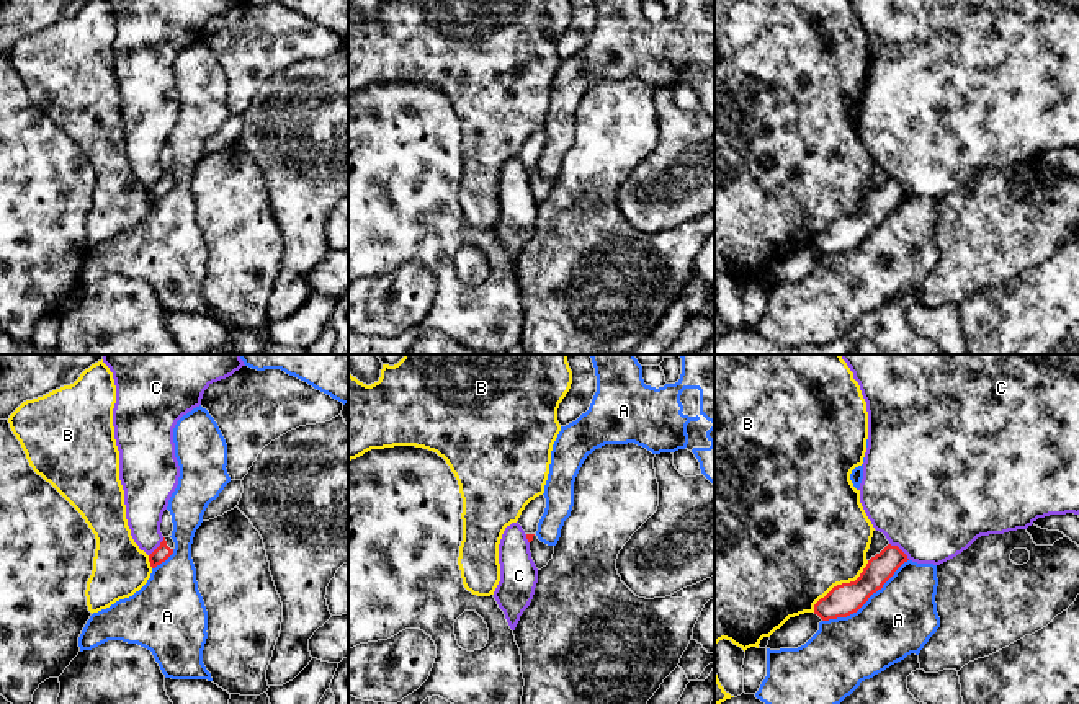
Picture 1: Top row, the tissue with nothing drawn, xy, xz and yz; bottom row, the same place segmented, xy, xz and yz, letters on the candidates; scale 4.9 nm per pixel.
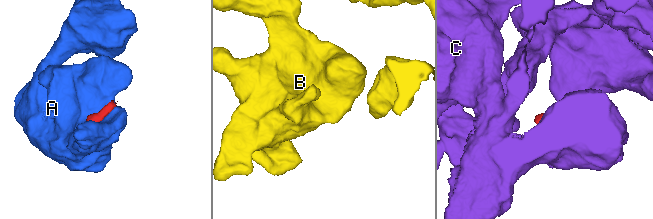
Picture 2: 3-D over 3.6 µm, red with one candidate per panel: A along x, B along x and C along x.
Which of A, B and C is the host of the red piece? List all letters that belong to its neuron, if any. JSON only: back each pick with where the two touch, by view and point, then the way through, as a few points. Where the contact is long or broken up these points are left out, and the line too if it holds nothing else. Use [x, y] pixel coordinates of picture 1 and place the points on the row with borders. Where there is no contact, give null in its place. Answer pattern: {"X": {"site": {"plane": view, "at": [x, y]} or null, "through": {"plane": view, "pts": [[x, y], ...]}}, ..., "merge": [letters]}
{"merge": []}

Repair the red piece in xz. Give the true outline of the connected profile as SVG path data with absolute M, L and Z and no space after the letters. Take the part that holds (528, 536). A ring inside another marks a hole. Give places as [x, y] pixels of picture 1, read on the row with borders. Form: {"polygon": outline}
{"polygon": "M526 534L526 539L530 542L531 559L536 568L541 570L553 559L554 546L541 542L536 534Z"}

